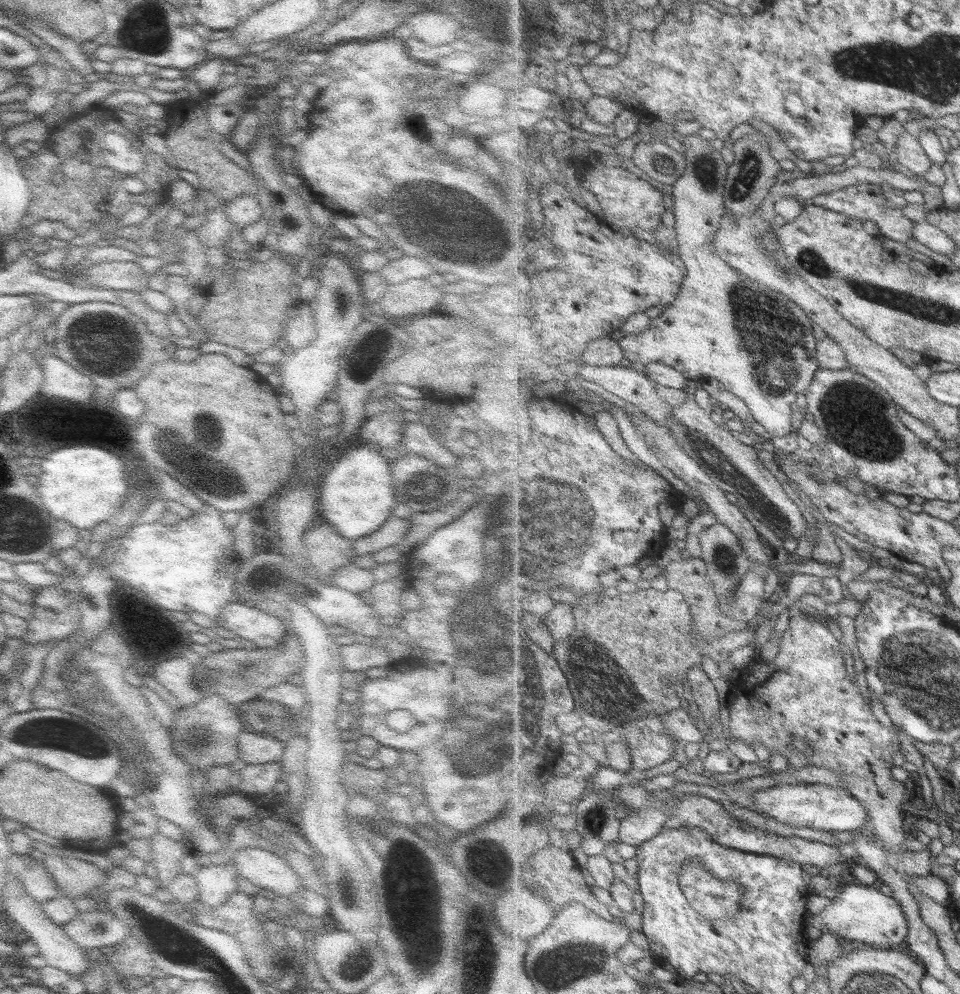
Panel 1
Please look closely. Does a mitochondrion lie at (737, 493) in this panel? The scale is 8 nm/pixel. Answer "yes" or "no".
no

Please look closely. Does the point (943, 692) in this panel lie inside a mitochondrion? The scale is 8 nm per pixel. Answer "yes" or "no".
yes

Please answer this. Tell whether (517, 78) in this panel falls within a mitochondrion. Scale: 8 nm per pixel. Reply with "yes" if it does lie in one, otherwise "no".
no

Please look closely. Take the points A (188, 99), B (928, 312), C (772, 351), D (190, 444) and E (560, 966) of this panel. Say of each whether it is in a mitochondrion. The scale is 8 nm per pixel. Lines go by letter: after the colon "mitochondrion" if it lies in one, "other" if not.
A: other
B: mitochondrion
C: mitochondrion
D: mitochondrion
E: mitochondrion

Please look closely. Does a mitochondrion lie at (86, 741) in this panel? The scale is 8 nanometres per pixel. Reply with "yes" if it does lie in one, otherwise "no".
no

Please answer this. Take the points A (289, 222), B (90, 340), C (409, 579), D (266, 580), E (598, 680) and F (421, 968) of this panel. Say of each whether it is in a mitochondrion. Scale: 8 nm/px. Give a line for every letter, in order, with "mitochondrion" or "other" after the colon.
A: other
B: mitochondrion
C: other
D: mitochondrion
E: mitochondrion
F: other

